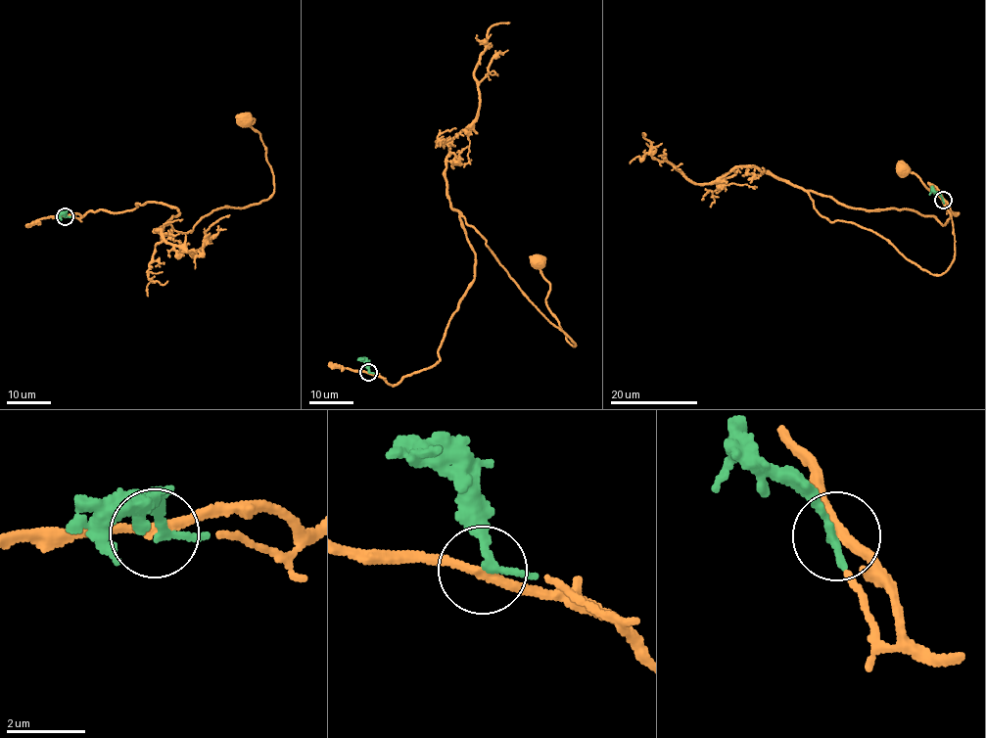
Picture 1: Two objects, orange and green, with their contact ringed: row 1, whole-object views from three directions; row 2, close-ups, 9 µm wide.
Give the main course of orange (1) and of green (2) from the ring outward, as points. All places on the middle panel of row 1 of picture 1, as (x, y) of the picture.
1: (368, 373), (398, 385), (440, 359), (473, 279), (463, 216), (575, 345), (545, 299), (538, 260)
2: (369, 373), (363, 359)

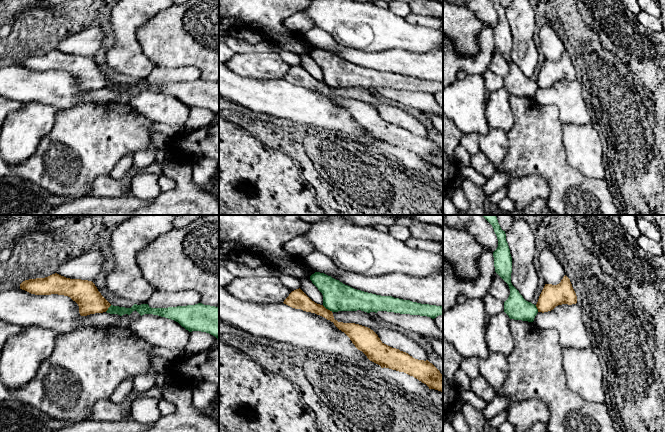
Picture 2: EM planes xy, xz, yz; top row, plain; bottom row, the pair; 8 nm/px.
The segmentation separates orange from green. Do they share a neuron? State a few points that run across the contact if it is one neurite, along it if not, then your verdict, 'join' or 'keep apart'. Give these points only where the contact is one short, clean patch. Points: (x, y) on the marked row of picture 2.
xz (298, 299), (309, 306), (327, 309), (337, 296) | join

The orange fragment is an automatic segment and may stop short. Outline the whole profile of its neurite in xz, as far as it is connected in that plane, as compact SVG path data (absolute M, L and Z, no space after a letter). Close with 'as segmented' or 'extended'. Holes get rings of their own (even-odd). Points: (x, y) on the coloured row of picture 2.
M320 272L312 274L310 280L323 295L322 305L312 301L300 288L292 291L283 303L330 320L350 338L358 350L381 368L404 372L426 384L429 389L443 392L443 375L428 360L415 359L406 352L384 344L378 335L368 327L355 323L338 322L333 316L333 313L338 311L361 310L367 313L387 311L420 315L434 319L443 315L442 306L364 292Z; extended

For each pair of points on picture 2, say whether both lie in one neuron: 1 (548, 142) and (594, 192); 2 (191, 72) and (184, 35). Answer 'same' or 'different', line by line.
1: same
2: different

